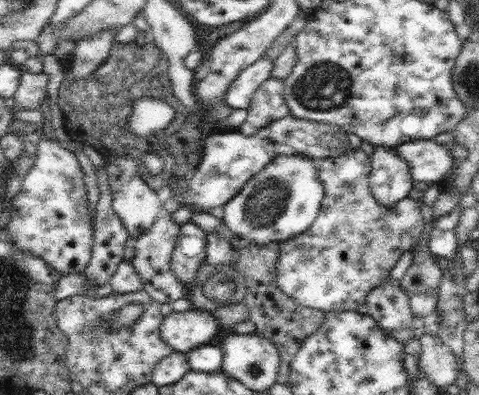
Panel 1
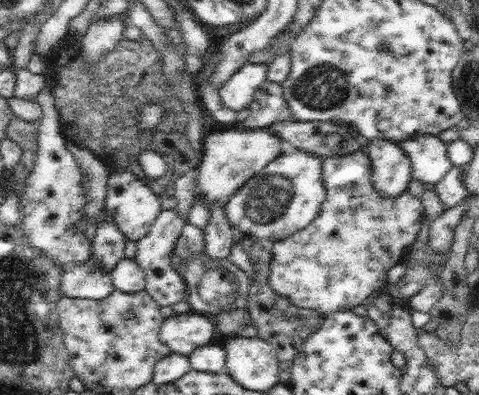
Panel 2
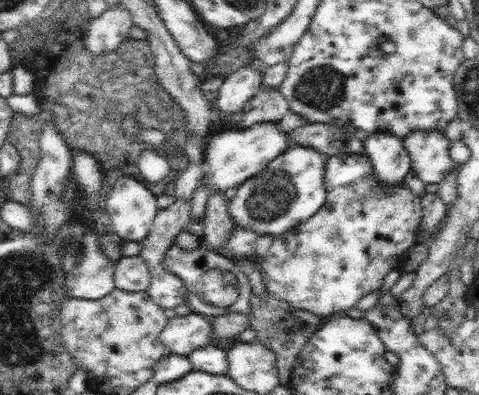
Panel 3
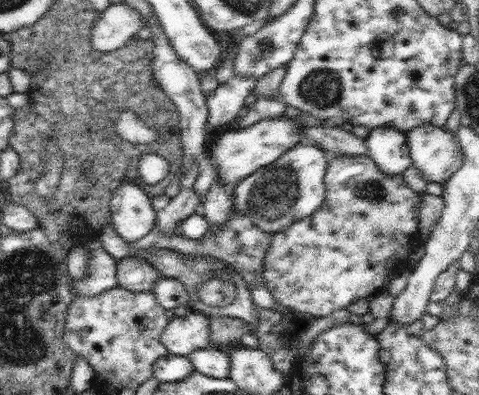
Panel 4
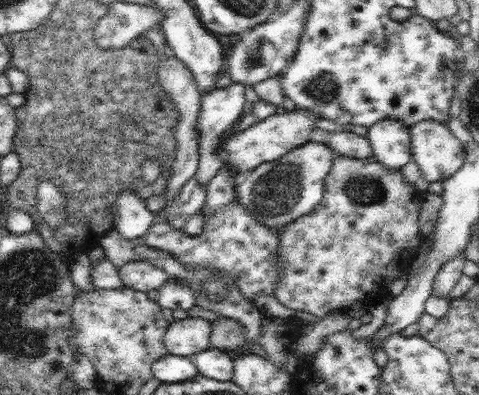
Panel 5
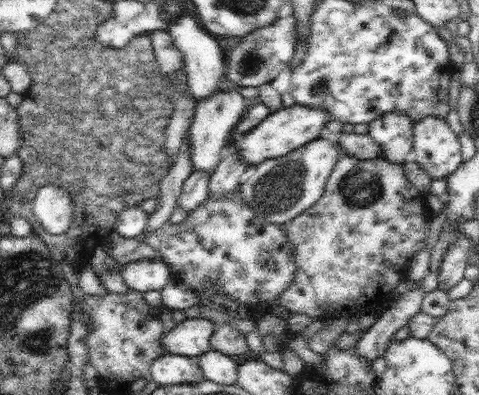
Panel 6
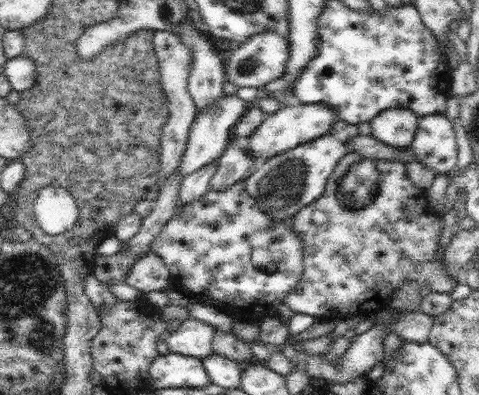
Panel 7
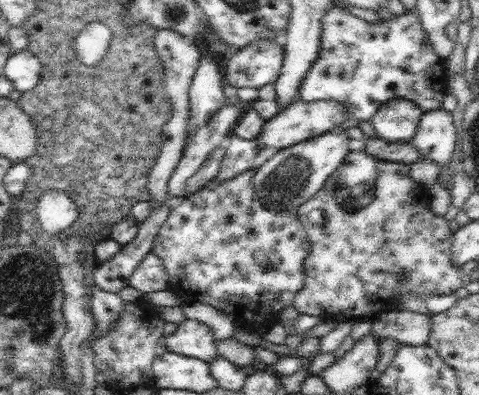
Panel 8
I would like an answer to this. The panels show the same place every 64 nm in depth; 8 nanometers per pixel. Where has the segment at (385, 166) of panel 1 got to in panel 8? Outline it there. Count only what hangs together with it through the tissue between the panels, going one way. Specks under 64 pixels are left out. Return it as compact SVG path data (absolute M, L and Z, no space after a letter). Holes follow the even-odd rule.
M395 100L377 110L369 124L373 126L377 138L387 144L409 144L417 132L421 116L419 108L415 108L409 100Z

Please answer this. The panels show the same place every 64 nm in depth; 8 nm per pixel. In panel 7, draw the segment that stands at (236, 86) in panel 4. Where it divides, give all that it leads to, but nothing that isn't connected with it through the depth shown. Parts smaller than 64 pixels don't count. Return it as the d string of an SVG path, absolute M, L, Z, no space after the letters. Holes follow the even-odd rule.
M237 94L233 96L221 96L219 100L215 100L213 104L197 110L197 116L189 128L189 138L185 142L185 154L181 158L181 172L183 178L201 170L207 164L217 164L217 160L221 158L221 154L225 152L225 148L229 146L229 142L233 140L233 128L239 122L241 116L245 116L245 110L249 106L245 106L247 102L243 102Z

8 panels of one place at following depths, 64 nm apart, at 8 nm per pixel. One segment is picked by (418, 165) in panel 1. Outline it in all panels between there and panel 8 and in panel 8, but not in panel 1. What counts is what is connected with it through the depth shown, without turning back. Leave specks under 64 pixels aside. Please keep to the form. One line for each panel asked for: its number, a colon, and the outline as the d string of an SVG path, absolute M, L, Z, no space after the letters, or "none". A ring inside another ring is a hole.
2: M421 136L399 142L399 148L411 162L411 180L437 184L453 168L447 144L439 142L437 136Z
3: M413 132L403 138L411 158L411 172L425 184L439 184L453 168L449 158L449 140L441 132Z
4: M427 124L413 128L405 138L411 162L425 182L445 184L463 164L459 144L453 134L445 132L445 128Z
5: M423 120L407 130L413 162L425 182L445 182L463 166L463 144L453 136L447 124Z
6: M425 118L413 122L413 152L415 164L429 176L429 180L445 180L461 164L457 134L443 118Z
7: M445 114L419 118L411 150L417 162L433 170L433 176L451 172L457 162L453 122Z
8: M443 108L437 112L425 112L419 120L417 132L409 142L421 156L421 160L437 164L437 168L449 168L455 164L455 128L451 124L451 114Z

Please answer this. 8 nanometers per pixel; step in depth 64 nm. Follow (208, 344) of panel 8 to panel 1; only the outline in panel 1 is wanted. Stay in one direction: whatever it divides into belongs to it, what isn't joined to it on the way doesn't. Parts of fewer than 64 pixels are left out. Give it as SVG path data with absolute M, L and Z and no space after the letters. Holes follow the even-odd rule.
M191 308L185 312L171 312L163 316L159 336L173 352L187 354L209 342L219 332L219 320L209 310Z

